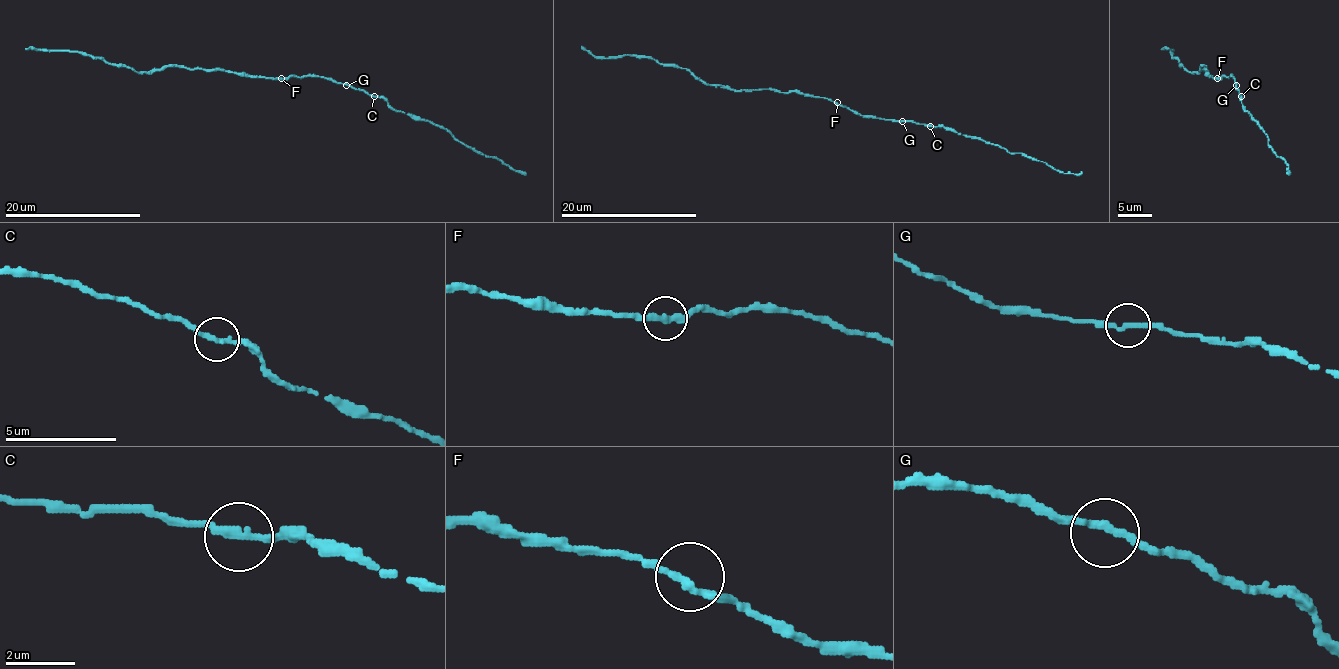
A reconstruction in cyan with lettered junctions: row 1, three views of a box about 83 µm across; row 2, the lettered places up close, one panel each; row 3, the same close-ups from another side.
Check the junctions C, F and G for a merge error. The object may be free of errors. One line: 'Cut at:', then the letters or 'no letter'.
Cut at: no letter

